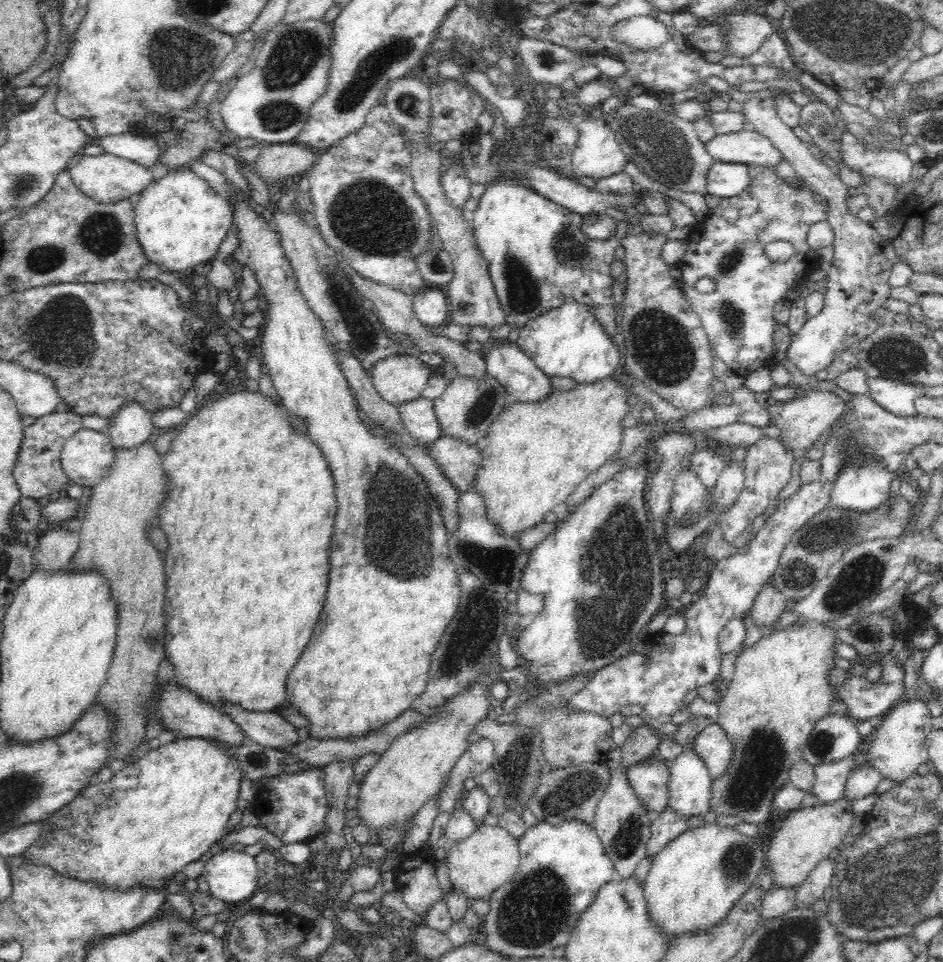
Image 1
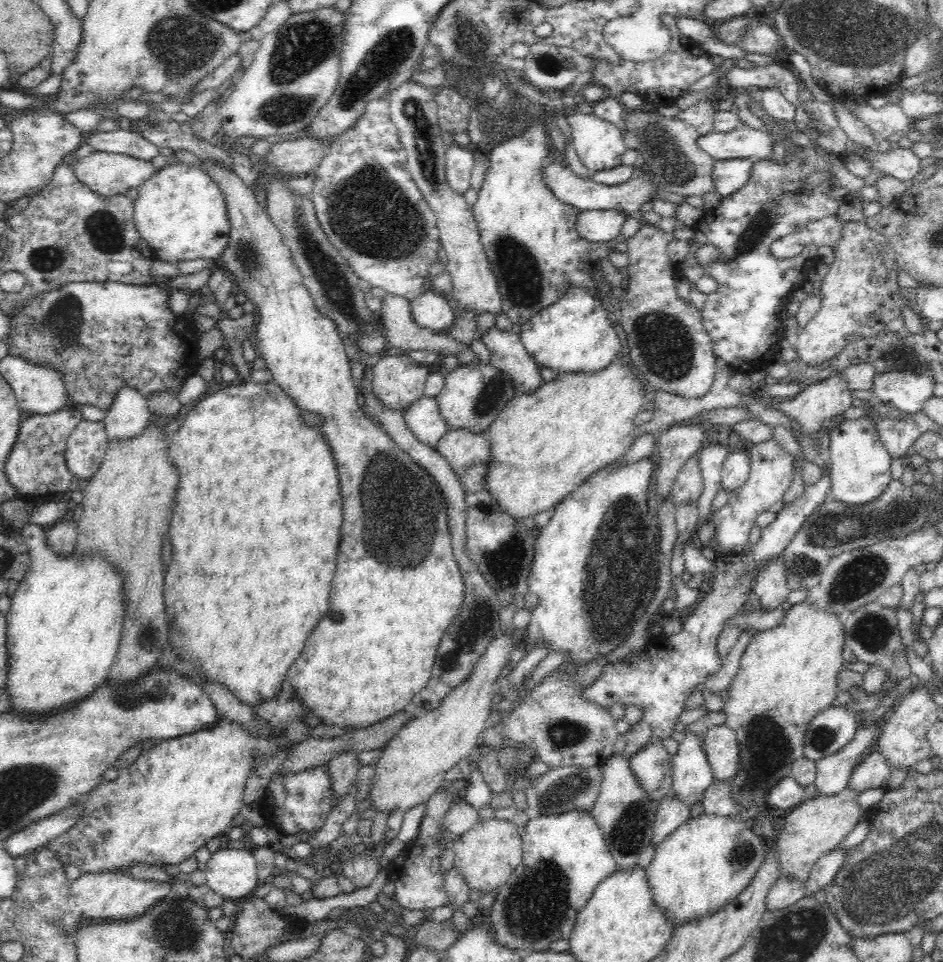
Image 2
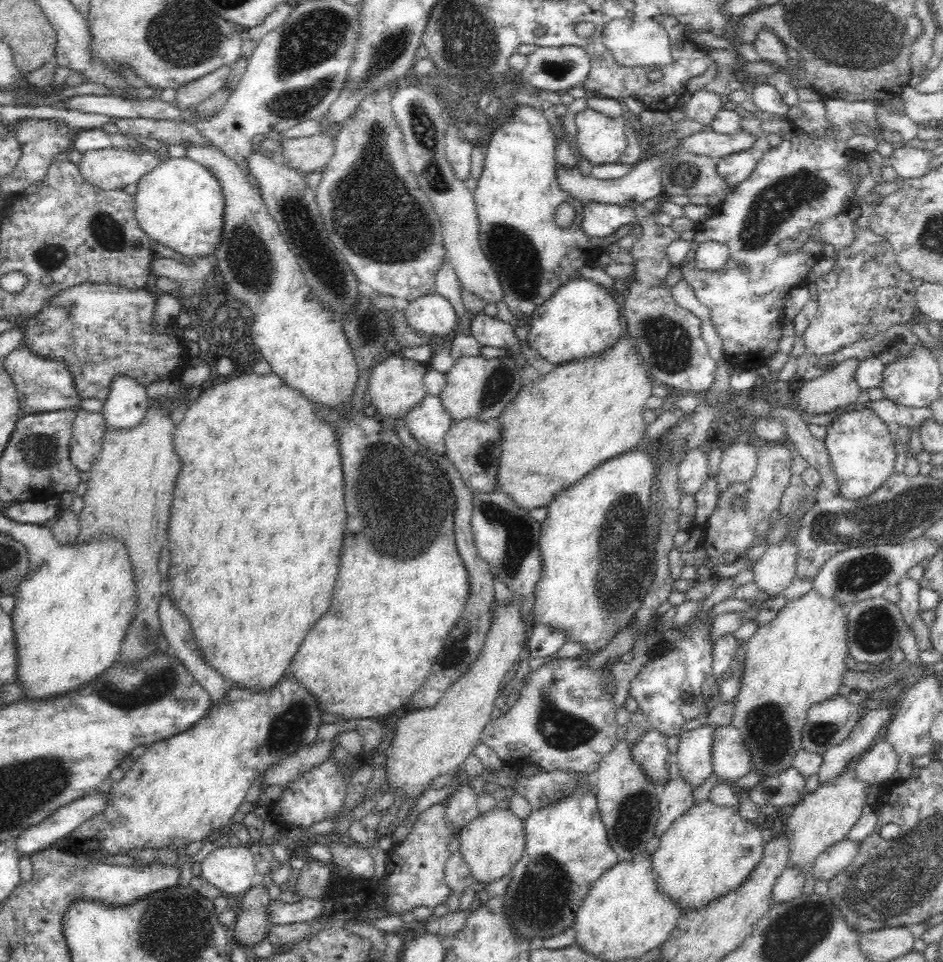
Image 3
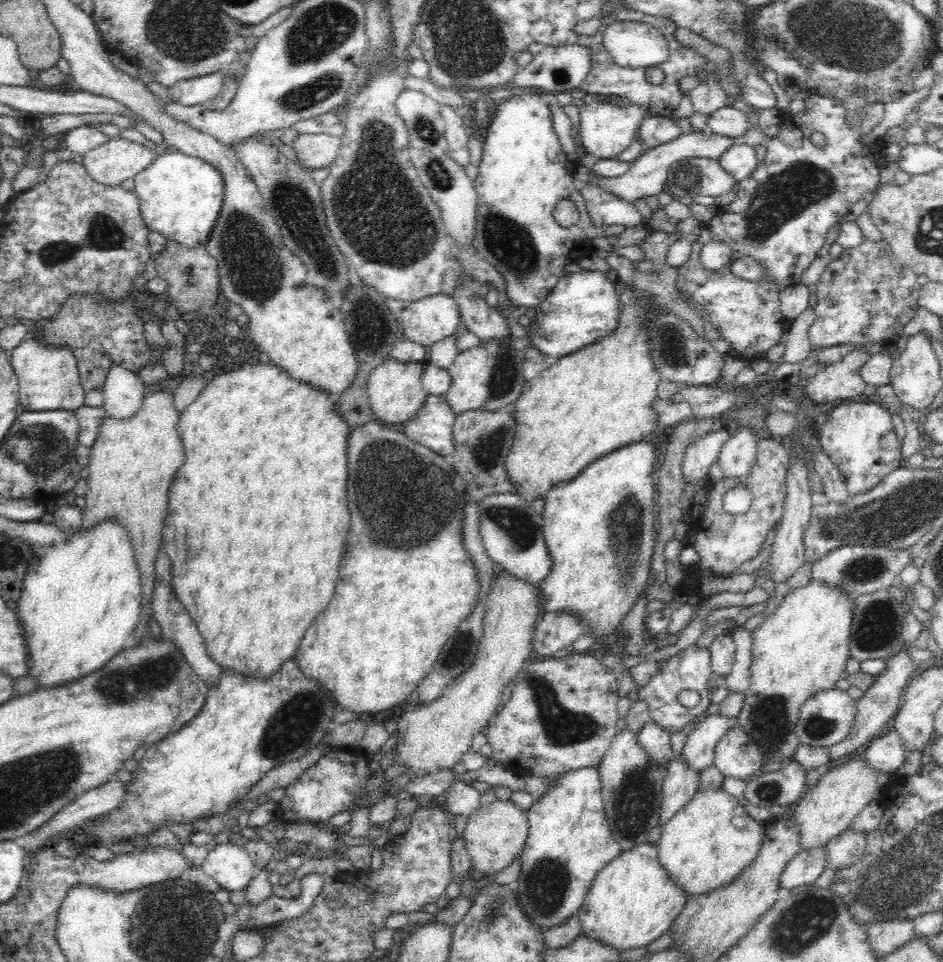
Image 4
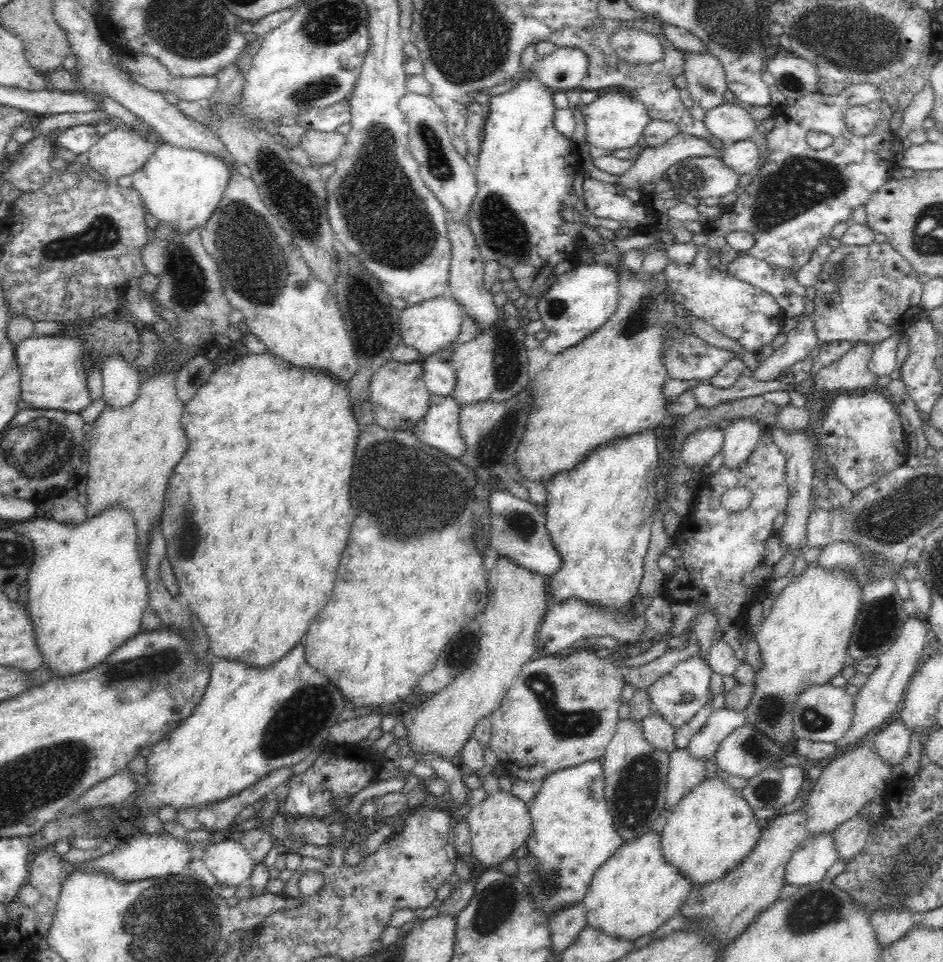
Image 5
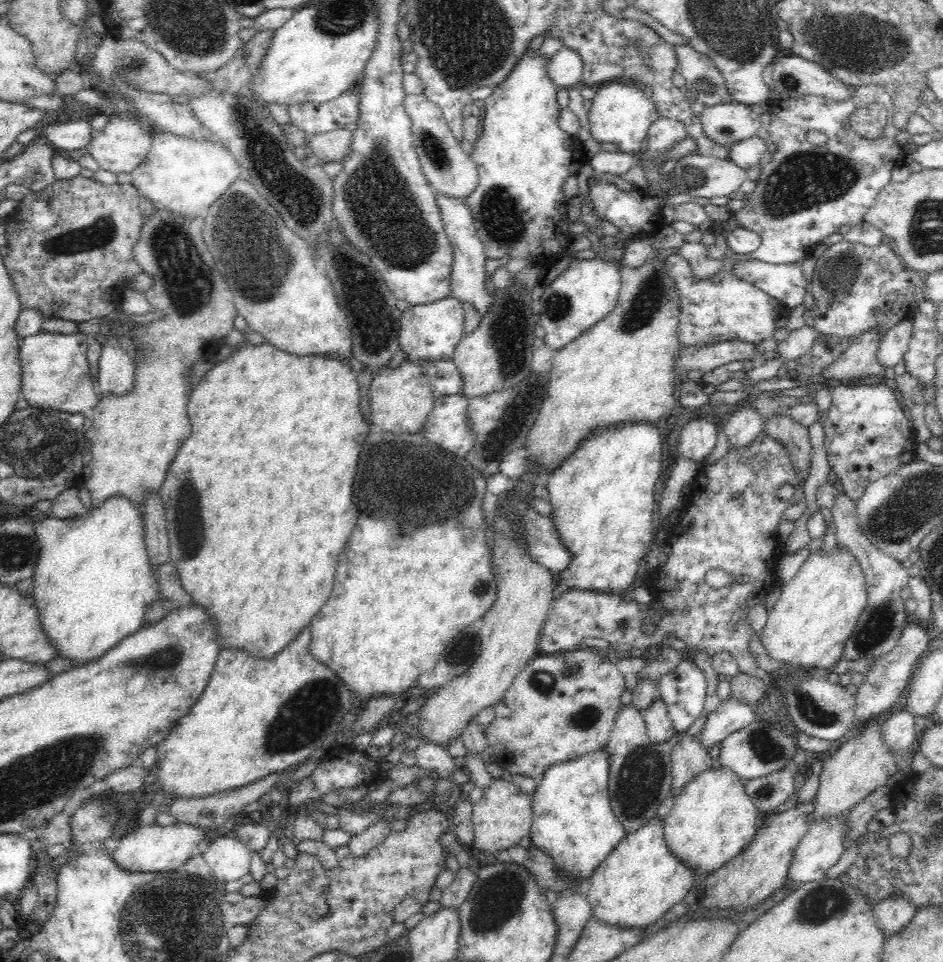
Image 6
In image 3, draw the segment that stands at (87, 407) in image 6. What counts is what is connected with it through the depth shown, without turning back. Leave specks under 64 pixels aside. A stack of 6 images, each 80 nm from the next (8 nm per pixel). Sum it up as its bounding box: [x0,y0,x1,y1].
[3,344,82,414]

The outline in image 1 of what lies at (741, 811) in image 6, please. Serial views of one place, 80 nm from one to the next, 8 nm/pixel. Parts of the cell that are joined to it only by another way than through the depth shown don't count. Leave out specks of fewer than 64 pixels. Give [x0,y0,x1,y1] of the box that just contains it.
[642,820,765,938]

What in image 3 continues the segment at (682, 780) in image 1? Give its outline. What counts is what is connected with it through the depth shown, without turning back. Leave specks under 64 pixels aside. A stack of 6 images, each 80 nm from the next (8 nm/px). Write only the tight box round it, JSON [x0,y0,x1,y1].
[675,721,719,788]

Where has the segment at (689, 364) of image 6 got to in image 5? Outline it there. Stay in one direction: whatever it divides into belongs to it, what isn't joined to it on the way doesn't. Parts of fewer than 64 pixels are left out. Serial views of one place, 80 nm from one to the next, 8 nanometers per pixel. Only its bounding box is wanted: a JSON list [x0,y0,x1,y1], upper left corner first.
[663,326,738,382]

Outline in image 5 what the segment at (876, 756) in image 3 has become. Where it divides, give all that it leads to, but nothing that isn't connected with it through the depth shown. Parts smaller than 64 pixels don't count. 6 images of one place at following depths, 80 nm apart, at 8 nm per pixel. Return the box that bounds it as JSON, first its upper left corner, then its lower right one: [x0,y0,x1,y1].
[874,718,911,765]

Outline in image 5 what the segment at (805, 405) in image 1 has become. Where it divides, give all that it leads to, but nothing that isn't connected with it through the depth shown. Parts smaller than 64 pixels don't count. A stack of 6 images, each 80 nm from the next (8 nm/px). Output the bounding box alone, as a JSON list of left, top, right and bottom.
[815,341,880,396]

